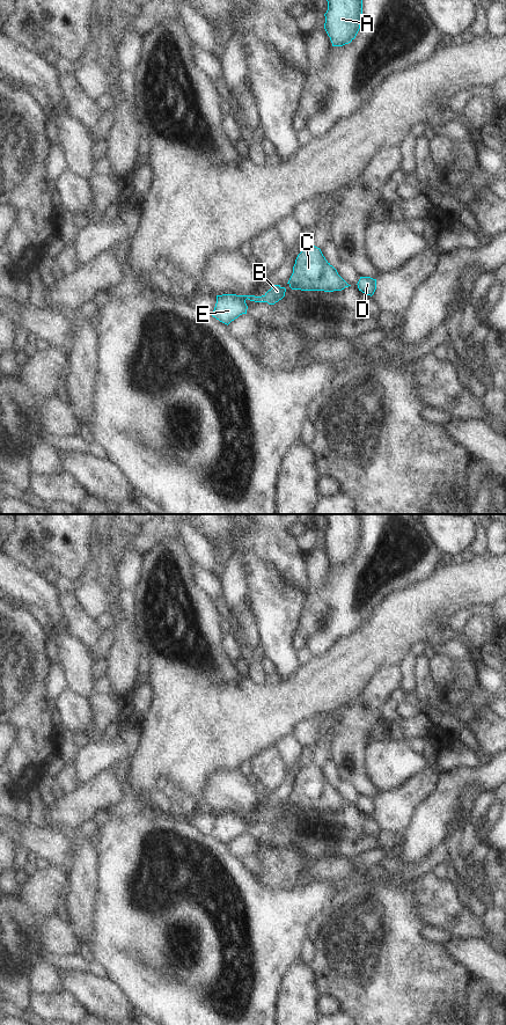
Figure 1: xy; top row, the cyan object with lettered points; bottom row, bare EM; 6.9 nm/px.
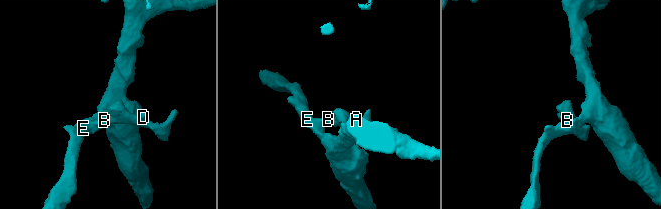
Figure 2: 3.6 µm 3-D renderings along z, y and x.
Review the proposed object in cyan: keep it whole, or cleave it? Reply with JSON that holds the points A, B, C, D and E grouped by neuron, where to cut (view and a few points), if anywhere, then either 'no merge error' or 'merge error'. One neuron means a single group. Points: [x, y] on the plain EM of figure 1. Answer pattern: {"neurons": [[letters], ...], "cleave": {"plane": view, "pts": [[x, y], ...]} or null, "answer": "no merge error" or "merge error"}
{"neurons": [["A", "B", "C", "D", "E"]], "cleave": null, "answer": "no merge error"}

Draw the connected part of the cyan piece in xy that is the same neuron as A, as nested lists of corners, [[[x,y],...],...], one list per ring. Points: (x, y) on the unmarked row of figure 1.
[[[327,514],[328,529],[324,533],[324,548],[332,565],[351,562],[359,548],[362,536],[364,514]]]

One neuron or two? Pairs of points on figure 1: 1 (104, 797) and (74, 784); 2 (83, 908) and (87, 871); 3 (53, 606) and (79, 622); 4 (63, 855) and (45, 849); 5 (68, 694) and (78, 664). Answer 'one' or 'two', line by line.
1: two
2: one
3: two
4: one
5: two

